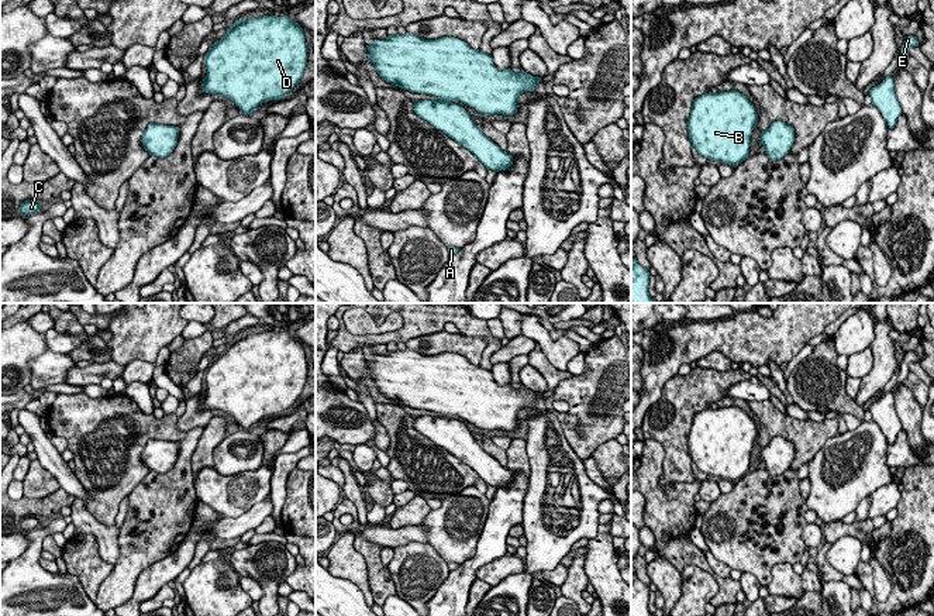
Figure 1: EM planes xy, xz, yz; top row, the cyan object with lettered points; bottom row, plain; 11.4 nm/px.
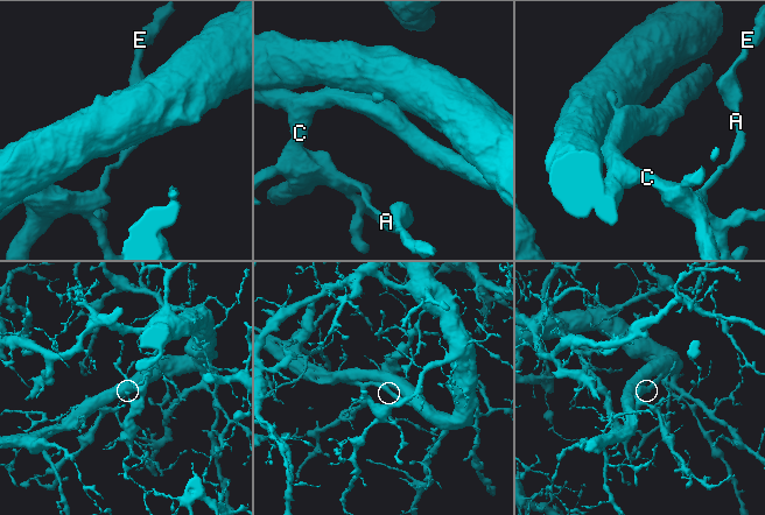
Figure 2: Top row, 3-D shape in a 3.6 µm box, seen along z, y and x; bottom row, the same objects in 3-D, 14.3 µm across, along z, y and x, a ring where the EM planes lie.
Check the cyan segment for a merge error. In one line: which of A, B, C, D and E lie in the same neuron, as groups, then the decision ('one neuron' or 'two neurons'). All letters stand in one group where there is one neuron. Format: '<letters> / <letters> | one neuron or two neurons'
A B C D E | one neuron

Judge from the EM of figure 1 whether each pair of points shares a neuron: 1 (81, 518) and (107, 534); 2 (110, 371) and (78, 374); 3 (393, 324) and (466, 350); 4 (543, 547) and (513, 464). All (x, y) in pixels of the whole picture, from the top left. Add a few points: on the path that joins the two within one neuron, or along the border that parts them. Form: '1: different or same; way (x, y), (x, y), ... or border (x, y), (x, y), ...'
1: same; way (88, 525), (100, 532)
2: same; way (102, 371), (86, 374)
3: different; border (443, 329), (414, 336), (405, 341)
4: different; border (526, 440), (528, 477)

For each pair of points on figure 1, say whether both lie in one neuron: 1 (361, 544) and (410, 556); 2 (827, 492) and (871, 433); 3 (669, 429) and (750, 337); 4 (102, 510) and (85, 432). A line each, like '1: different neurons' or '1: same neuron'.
1: different neurons
2: same neuron
3: different neurons
4: same neuron

